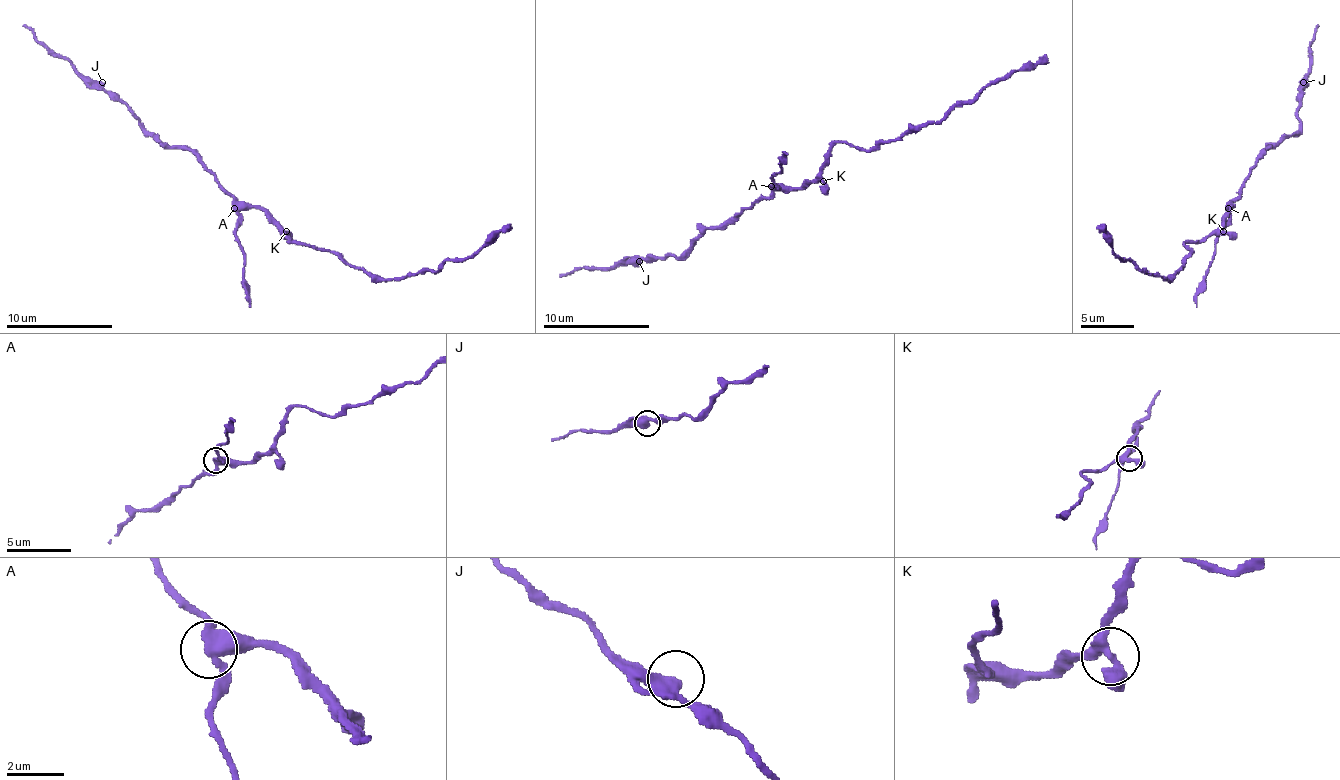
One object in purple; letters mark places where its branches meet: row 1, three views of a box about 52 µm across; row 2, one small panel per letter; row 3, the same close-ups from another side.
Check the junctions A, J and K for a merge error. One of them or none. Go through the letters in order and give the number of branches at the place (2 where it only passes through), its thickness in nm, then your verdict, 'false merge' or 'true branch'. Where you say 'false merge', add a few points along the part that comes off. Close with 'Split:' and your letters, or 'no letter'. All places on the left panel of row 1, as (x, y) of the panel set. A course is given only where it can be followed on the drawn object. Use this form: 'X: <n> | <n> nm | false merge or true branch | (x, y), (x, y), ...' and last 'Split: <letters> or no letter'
A: 3 | 360 nm | false merge | (235, 207), (238, 223), (235, 239), (243, 253), (243, 285), (251, 306)
J: 2 | 400 nm | true branch
K: 3 | 340 nm | true branch
Split: A

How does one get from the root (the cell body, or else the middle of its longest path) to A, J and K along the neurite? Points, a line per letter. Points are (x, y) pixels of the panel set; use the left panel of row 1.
A: (264, 213), (256, 207), (235, 207)
J: (264, 213), (256, 207), (243, 207), (187, 149), (166, 149), (152, 138), (139, 125), (139, 120), (102, 82)
K: (264, 213), (286, 231)

